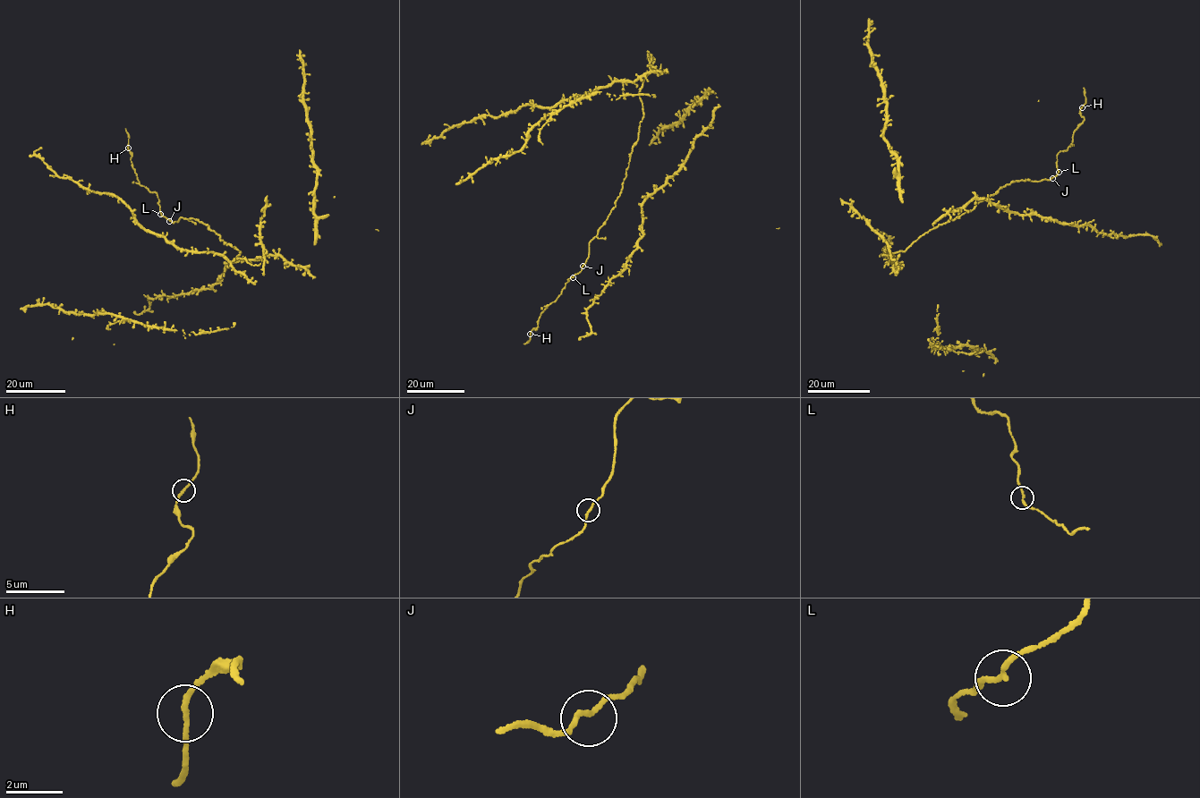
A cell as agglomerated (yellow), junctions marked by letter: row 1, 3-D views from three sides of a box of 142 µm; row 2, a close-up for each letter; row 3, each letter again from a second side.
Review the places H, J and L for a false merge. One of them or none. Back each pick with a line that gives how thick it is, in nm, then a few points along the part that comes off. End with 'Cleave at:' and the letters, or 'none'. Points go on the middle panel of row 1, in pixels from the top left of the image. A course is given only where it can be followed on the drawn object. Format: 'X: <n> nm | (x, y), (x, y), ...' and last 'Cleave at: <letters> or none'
Cleave at: none

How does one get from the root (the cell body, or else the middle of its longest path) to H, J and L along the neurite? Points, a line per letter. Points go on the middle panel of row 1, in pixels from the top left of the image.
H: (626, 168), (621, 192), (589, 242), (582, 269), (568, 280), (562, 292), (540, 314), (537, 328), (530, 334)
J: (626, 168), (621, 192), (608, 219), (589, 242), (588, 257), (582, 266)
L: (626, 168), (615, 207), (589, 242), (588, 257), (582, 269), (573, 277)

